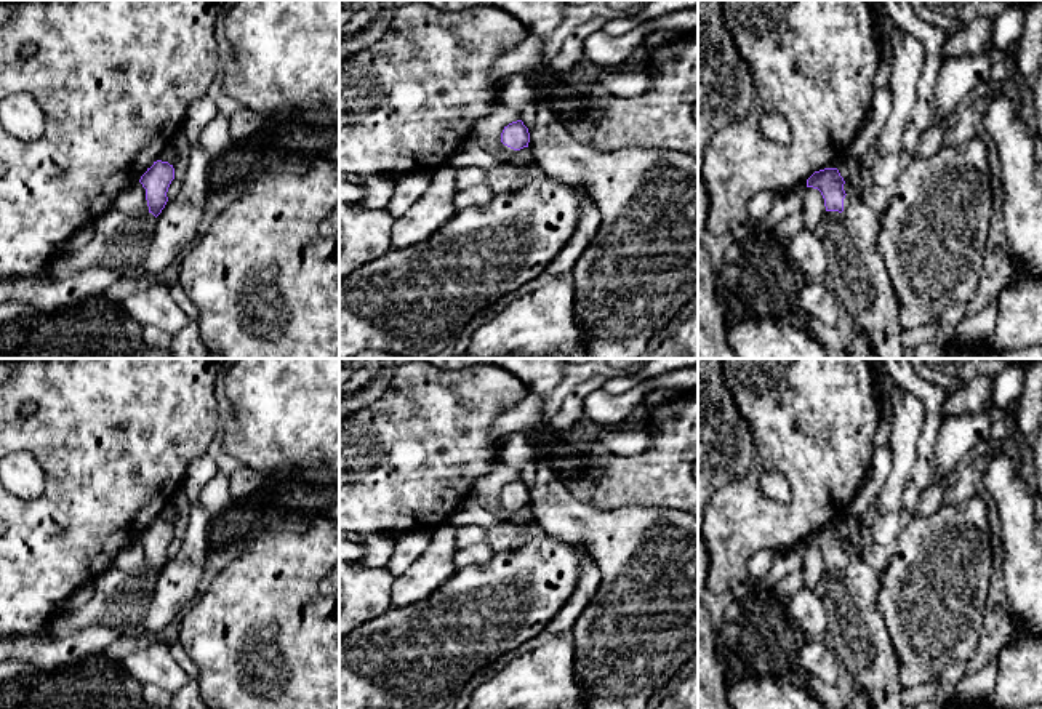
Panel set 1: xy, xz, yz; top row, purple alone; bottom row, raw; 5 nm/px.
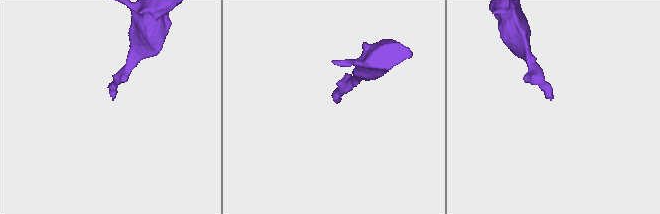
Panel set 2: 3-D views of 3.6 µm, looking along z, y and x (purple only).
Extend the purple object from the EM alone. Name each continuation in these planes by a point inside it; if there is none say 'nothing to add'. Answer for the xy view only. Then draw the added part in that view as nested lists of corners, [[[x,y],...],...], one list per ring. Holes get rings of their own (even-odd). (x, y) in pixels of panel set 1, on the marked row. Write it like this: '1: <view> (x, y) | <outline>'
1: xy (119, 240) | [[[114,205],[96,219],[93,237],[83,248],[66,248],[50,262],[48,269],[59,278],[66,278],[78,270],[101,266],[123,274],[125,280],[146,282],[136,264],[150,243],[155,221],[157,218],[149,211],[123,213]]]

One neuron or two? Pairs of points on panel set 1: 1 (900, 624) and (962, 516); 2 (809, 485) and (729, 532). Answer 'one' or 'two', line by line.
1: one
2: one

